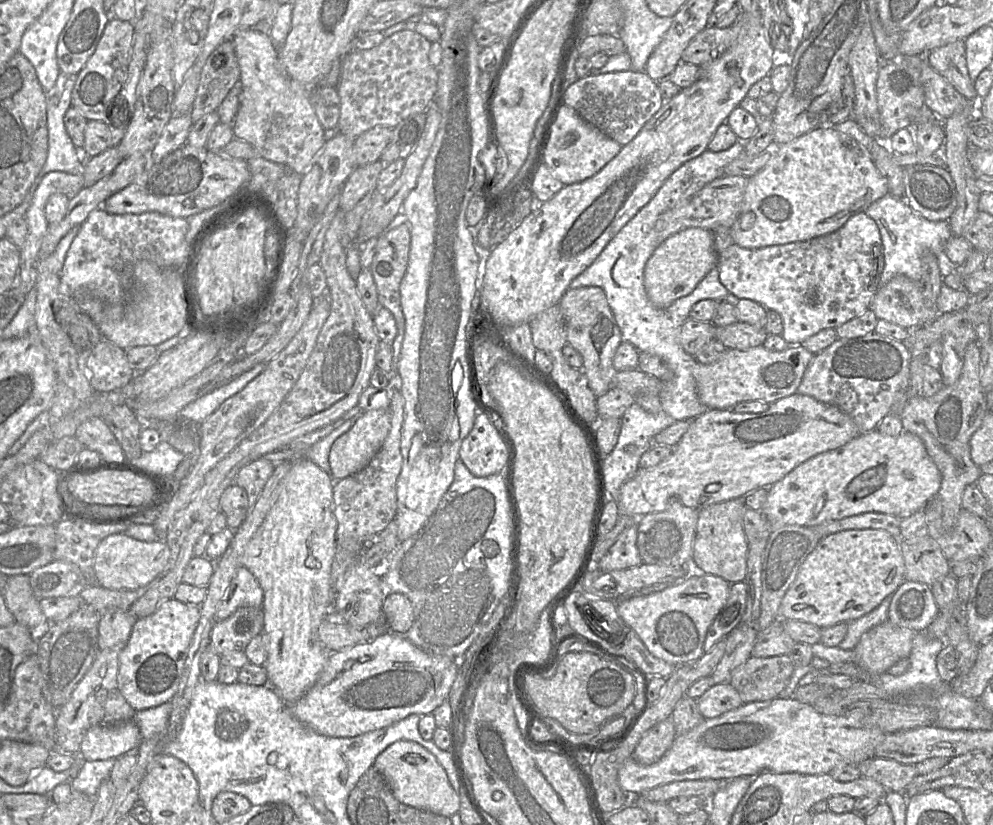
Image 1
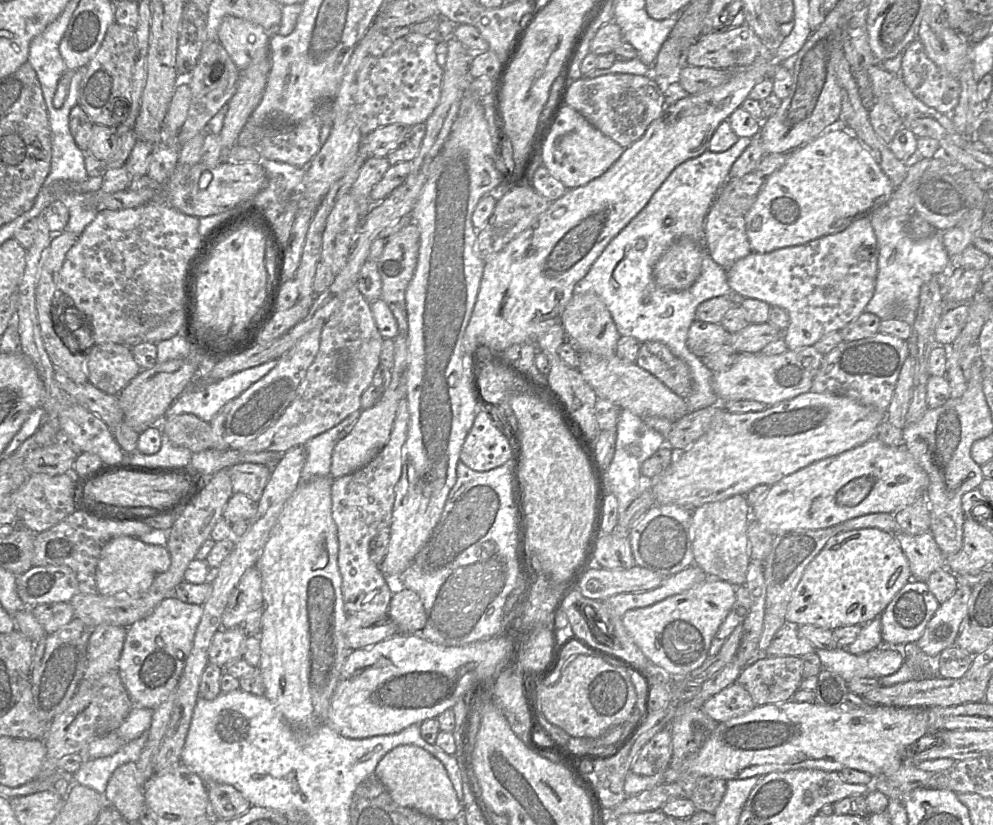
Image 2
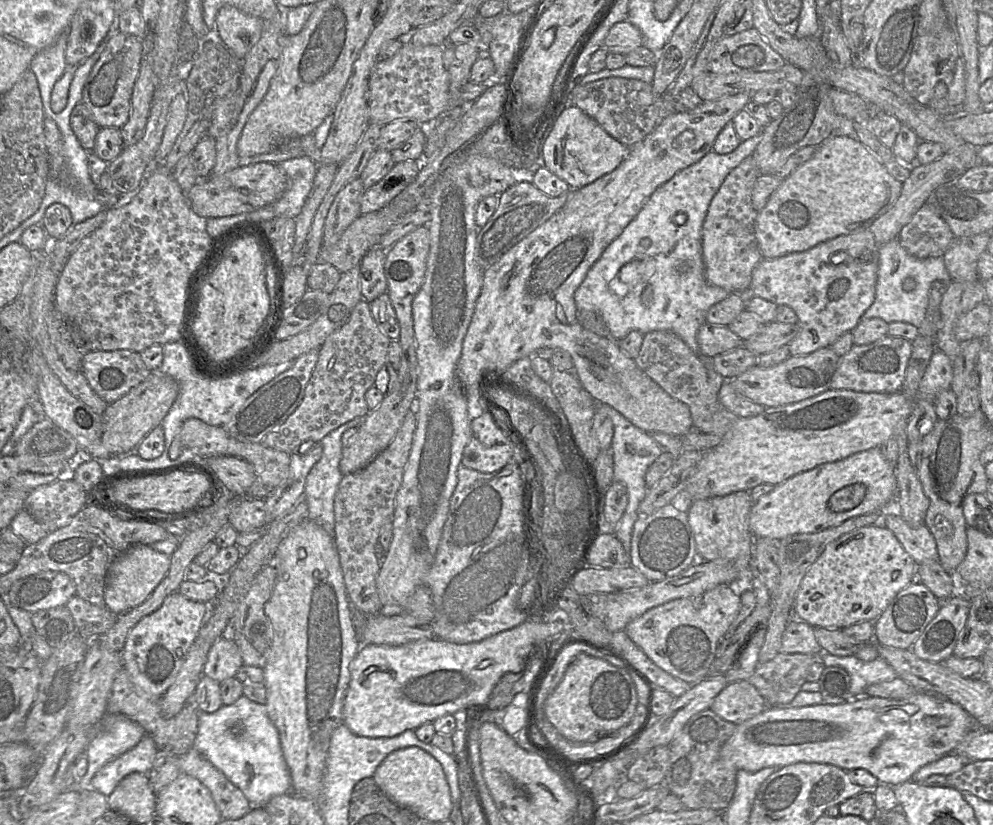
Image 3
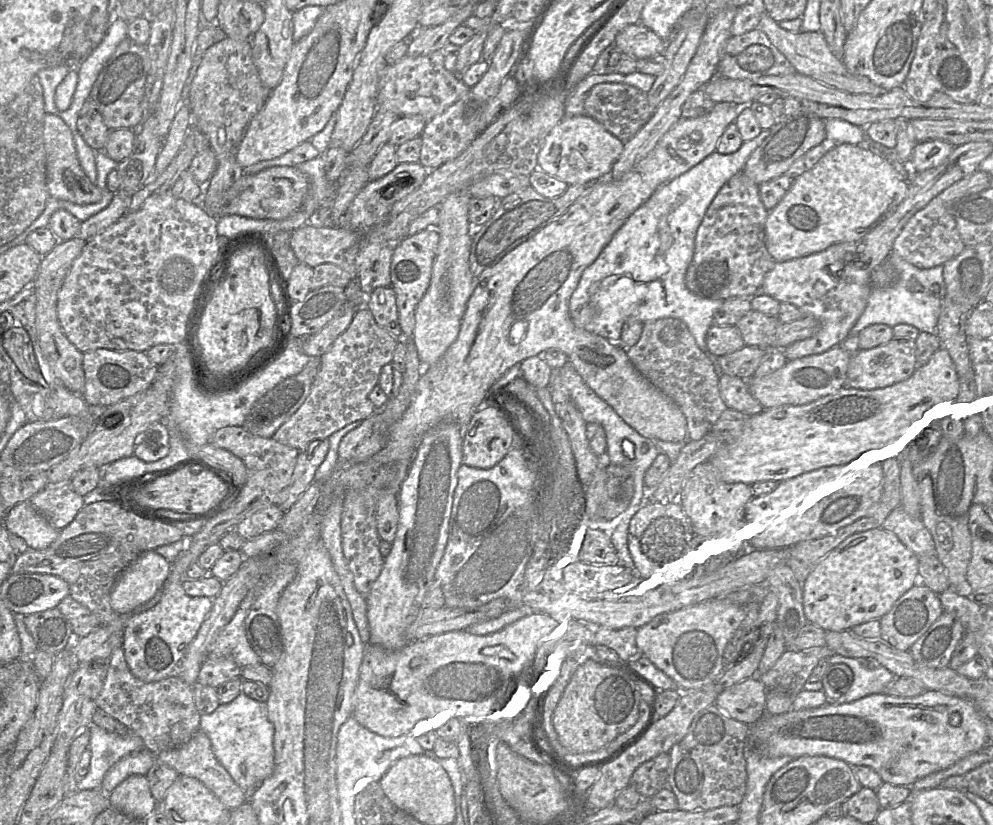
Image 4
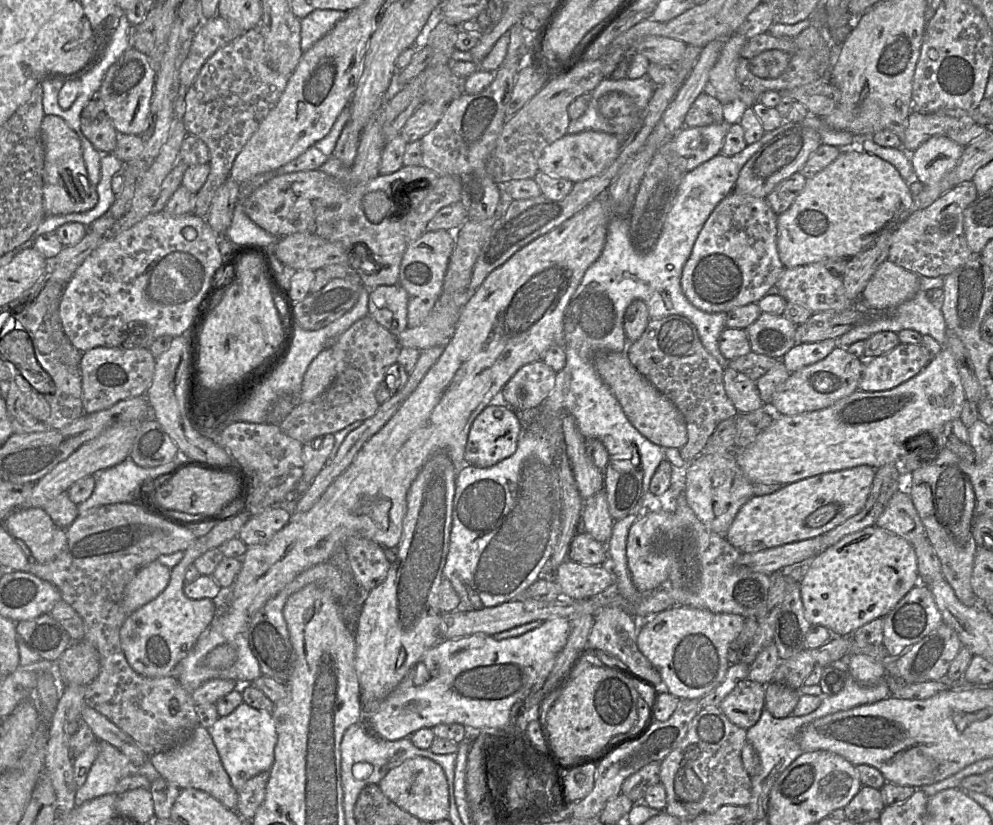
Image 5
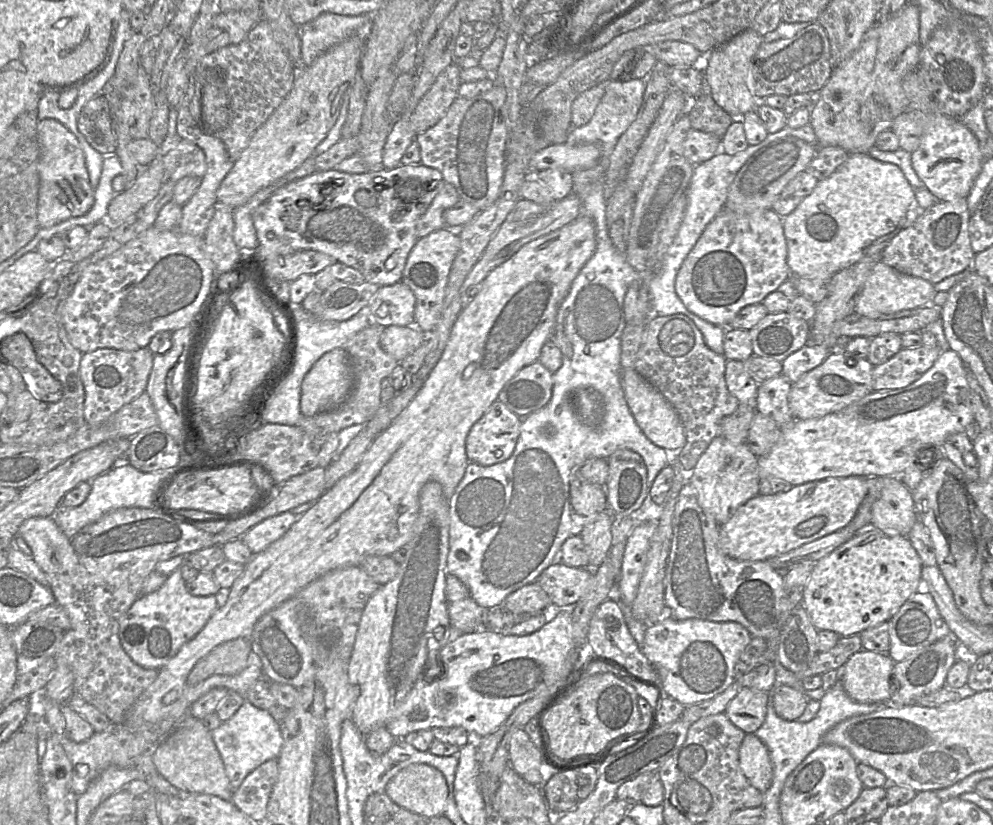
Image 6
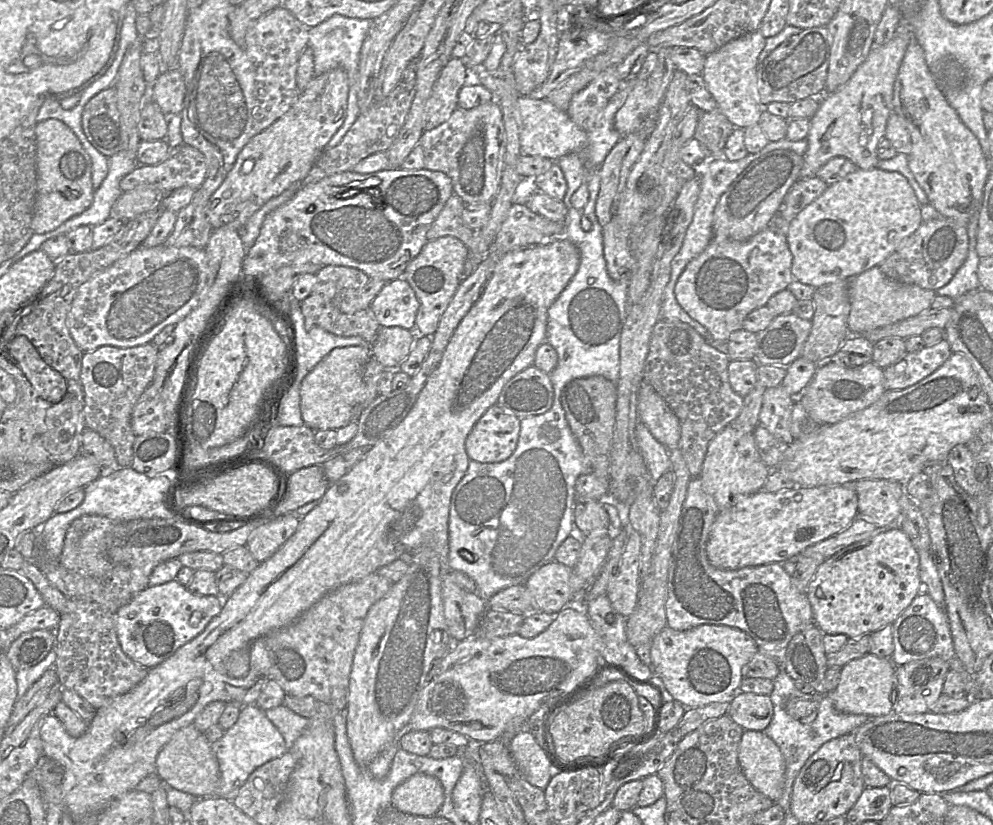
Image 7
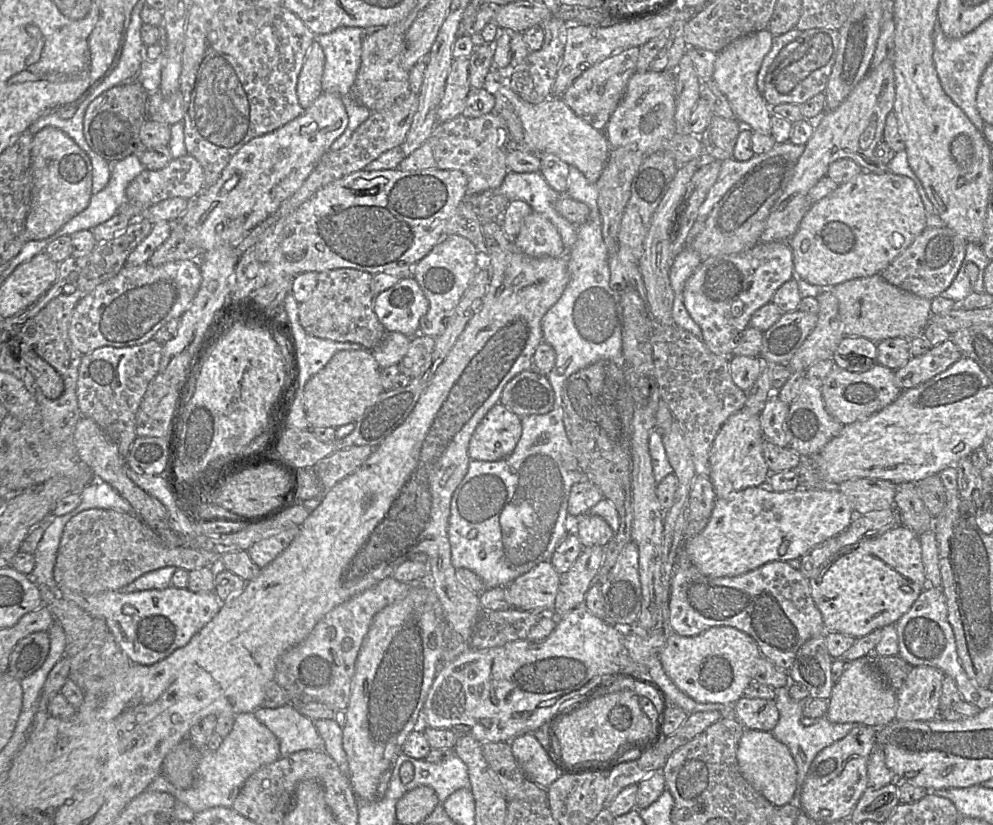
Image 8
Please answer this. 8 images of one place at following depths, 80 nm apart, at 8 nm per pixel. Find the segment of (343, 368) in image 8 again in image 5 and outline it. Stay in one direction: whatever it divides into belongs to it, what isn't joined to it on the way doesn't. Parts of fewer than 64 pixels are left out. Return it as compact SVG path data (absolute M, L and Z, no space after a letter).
M327 347L310 363L301 386L300 402L311 402L323 394L335 378L332 348Z

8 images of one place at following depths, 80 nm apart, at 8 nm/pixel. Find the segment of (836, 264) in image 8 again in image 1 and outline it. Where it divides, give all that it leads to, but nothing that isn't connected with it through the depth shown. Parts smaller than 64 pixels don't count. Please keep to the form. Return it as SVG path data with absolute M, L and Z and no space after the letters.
M818 127L782 145L771 146L773 154L764 168L749 178L742 207L730 233L735 244L758 249L806 241L840 229L854 214L889 194L886 179L880 175L871 153L863 145L854 145L846 133L833 127Z

